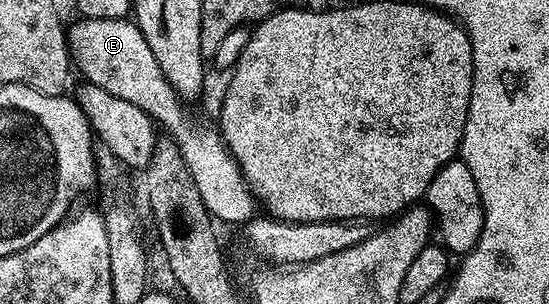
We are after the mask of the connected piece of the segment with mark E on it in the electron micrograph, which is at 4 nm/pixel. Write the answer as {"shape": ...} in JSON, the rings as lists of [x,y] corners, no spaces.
{"shape":[[[76,19],[66,29],[71,60],[84,72],[83,80],[90,85],[102,87],[102,91],[110,91],[110,95],[118,95],[118,99],[127,99],[134,107],[142,107],[148,116],[176,144],[182,159],[186,159],[186,167],[190,167],[190,175],[194,175],[194,184],[198,186],[198,195],[202,195],[202,203],[206,203],[209,213],[217,222],[229,221],[236,227],[253,219],[258,209],[258,202],[248,188],[238,163],[232,152],[226,147],[219,128],[203,125],[196,121],[189,106],[166,83],[166,75],[162,75],[162,67],[158,67],[158,59],[154,59],[154,51],[150,51],[150,43],[142,35],[142,31],[132,19]]]}

